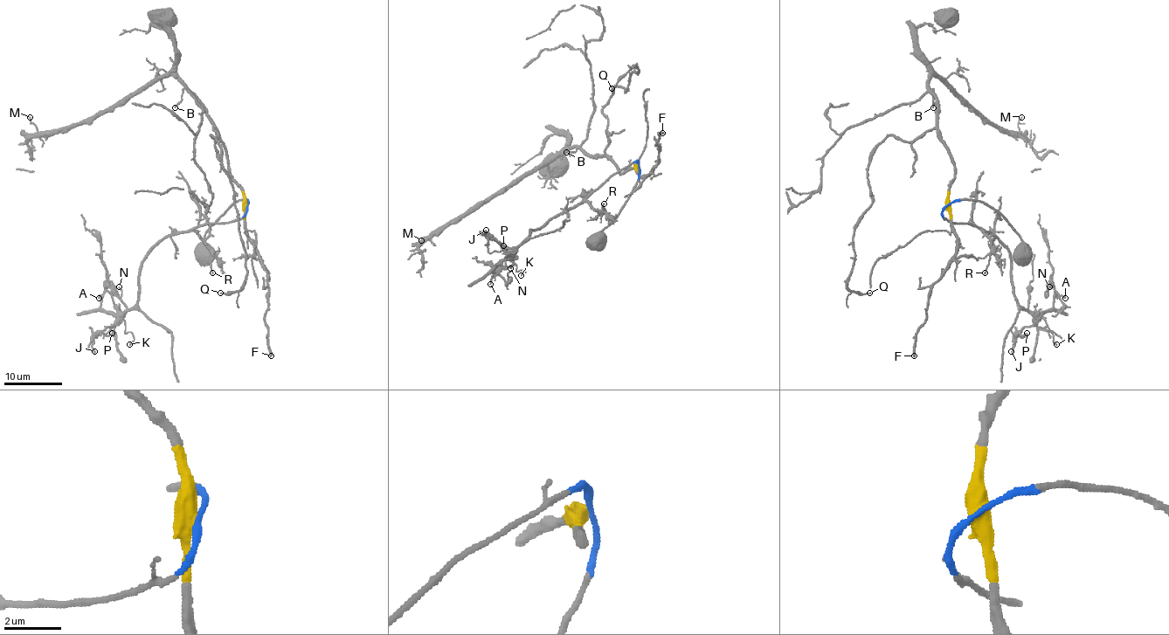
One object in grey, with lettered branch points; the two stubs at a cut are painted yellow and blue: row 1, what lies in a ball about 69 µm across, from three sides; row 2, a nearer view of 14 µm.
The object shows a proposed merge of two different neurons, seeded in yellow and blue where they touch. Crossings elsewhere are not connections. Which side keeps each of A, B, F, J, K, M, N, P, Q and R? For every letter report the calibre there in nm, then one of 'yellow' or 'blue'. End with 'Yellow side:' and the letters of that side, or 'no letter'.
A: calibre 100 nm; blue
B: calibre 150 nm; yellow
F: calibre 300 nm; yellow
J: calibre 140 nm; blue
K: calibre 120 nm; blue
M: calibre 100 nm; yellow
N: calibre 100 nm; blue
P: calibre 130 nm; blue
Q: calibre 140 nm; yellow
R: calibre 110 nm; blue
Yellow side: B, F, M, Q

